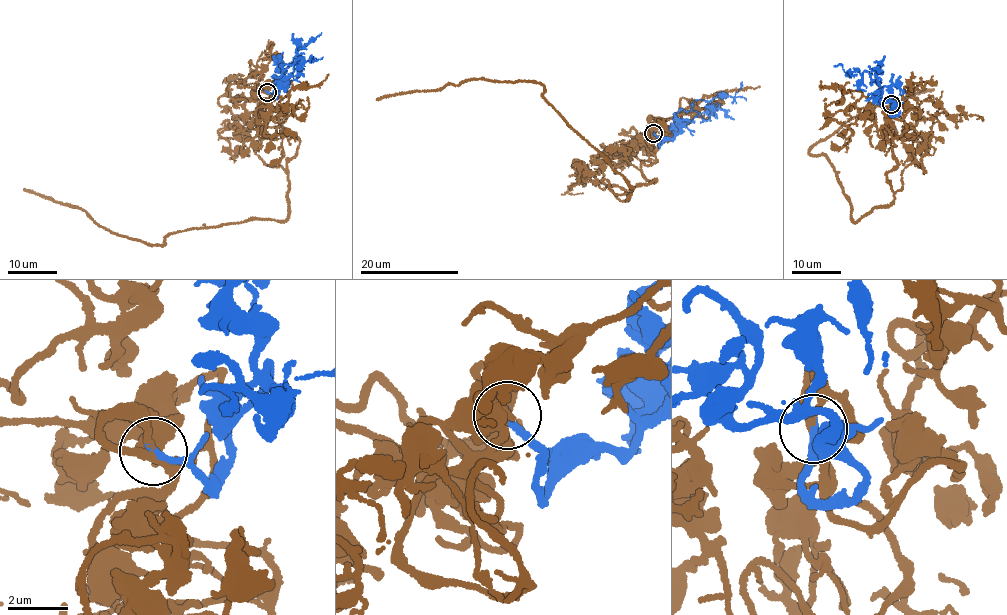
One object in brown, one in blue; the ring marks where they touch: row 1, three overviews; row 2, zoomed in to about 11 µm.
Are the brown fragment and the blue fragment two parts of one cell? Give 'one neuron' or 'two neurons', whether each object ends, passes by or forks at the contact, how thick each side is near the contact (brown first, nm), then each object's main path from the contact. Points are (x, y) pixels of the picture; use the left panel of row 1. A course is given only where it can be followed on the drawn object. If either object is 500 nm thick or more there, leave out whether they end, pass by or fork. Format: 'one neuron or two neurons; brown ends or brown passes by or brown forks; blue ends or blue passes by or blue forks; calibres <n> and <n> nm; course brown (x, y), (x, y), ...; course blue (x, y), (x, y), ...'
one neuron; brown forks; blue ends; calibres 200 and 240 nm; course brown (267, 92), (258, 108), (286, 117), (277, 133), (300, 144), (285, 220), (172, 233), (162, 246), (24, 189); course blue (267, 92), (285, 83), (273, 76), (282, 65), (312, 61), (310, 56), (310, 63)

